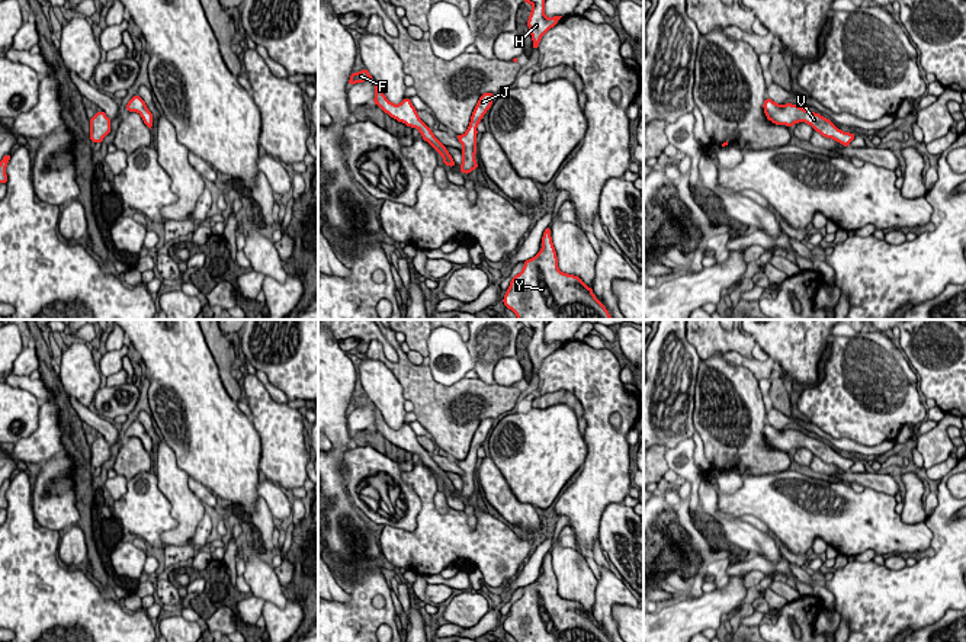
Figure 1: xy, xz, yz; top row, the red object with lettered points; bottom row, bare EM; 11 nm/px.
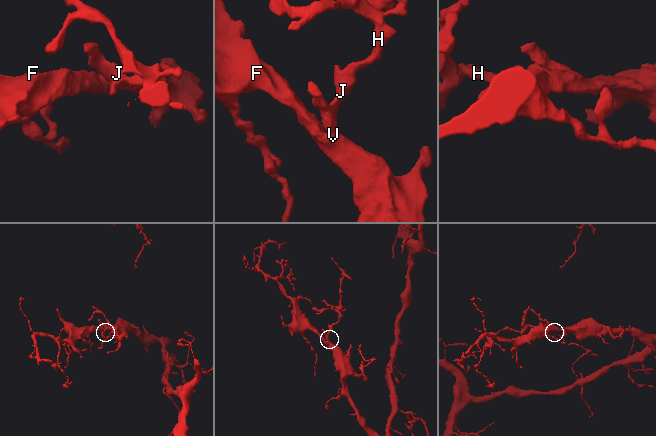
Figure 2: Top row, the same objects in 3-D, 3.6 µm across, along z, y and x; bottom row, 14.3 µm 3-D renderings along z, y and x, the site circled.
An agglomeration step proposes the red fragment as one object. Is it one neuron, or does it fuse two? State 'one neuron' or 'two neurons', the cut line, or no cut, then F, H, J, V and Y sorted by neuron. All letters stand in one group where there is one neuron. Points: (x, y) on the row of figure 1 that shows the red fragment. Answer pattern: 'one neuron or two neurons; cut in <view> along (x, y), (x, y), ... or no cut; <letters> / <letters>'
one neuron; no cut; F H J V Y

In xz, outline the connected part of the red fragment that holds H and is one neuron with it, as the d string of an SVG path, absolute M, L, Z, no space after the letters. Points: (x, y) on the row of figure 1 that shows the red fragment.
M524 0L533 6L530 12L527 26L533 39L533 49L537 49L540 38L545 32L553 28L562 16L546 17L545 16L545 0Z

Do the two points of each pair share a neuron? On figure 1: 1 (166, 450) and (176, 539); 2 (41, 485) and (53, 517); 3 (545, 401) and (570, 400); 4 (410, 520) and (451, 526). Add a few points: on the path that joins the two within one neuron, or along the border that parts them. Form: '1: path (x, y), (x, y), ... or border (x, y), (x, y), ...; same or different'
1: path (167, 472), (183, 501), (183, 517); same
2: path (44, 493), (53, 503), (53, 510); same
3: path (551, 398), (564, 398); same
4: border (411, 488), (421, 510), (408, 532); different

